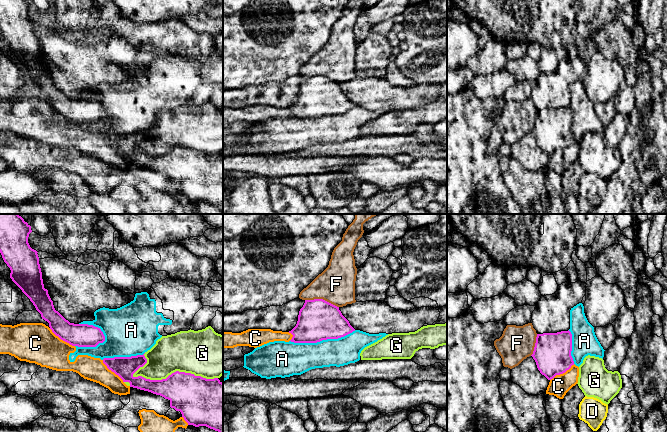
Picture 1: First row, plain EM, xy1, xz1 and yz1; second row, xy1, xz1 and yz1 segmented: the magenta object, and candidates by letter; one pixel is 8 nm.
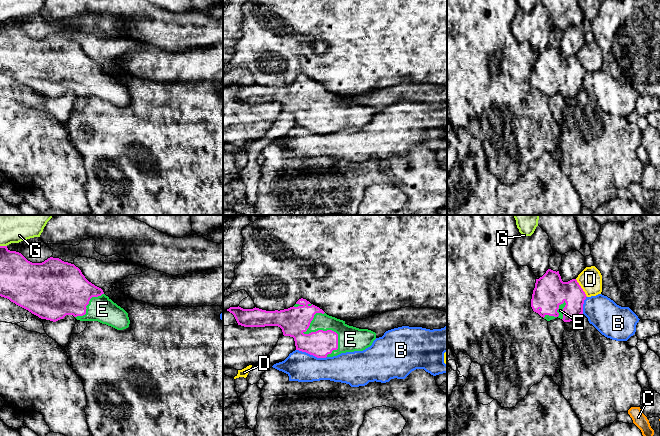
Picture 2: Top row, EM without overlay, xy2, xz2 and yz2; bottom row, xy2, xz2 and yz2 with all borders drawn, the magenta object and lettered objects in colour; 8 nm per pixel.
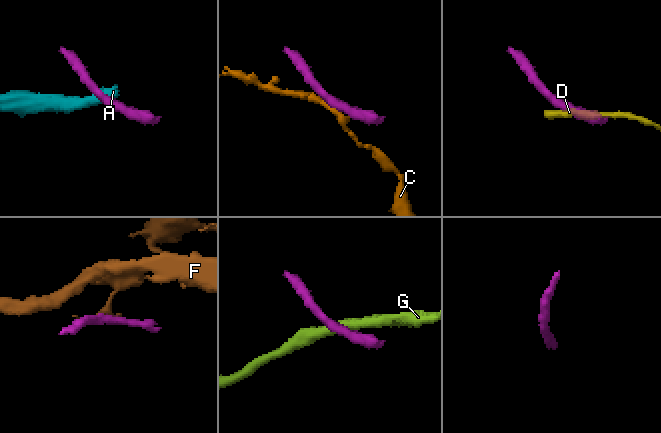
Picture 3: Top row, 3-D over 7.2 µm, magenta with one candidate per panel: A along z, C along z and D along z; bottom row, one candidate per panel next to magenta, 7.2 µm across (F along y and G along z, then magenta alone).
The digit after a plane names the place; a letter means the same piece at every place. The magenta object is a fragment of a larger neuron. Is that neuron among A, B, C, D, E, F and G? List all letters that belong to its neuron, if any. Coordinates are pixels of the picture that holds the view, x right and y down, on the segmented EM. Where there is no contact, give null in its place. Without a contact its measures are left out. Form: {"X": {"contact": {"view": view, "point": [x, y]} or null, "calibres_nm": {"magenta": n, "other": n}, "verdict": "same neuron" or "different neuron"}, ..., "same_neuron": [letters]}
{"A": {"contact": {"view": "xz1", "point": [322, 339]}, "calibres_nm": {"magenta": 320, "other": 260}, "verdict": "different neuron"}, "B": {"contact": {"view": "xz2", "point": [311, 354]}, "calibres_nm": {"magenta": 200, "other": 240}, "verdict": "different neuron"}, "C": {"contact": {"view": "xy1", "point": [62, 339]}, "calibres_nm": {"magenta": 190, "other": 320}, "verdict": "different neuron"}, "D": {"contact": {"view": "yz2", "point": [581, 288]}, "calibres_nm": {"magenta": 260, "other": 190}, "verdict": "different neuron"}, "E": {"contact": {"view": "xz2", "point": [324, 331]}, "calibres_nm": {"magenta": 220, "other": 200}, "verdict": "same neuron"}, "F": {"contact": {"view": "xz1", "point": [322, 299]}, "calibres_nm": {"magenta": 320, "other": 300}, "verdict": "different neuron"}, "G": {"contact": {"view": "xy1", "point": [175, 372]}, "calibres_nm": {"magenta": 340, "other": 360}, "verdict": "different neuron"}, "same_neuron": ["E"]}

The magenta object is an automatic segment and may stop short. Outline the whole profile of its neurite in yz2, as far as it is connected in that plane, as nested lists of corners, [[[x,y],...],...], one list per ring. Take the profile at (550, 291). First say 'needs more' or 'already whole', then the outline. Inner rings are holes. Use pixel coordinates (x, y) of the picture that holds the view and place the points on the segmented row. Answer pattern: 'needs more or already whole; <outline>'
needs more; [[[548,269],[542,277],[536,279],[531,307],[547,321],[558,317],[564,322],[570,322],[583,314],[586,297],[576,279],[563,282],[559,271]]]

